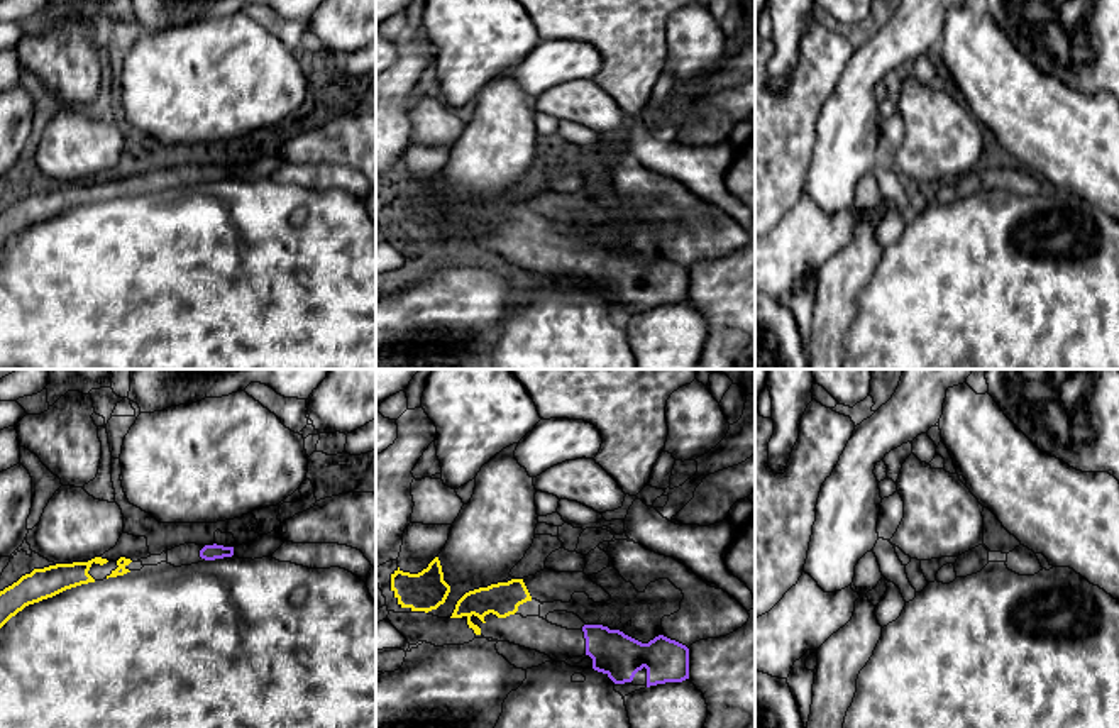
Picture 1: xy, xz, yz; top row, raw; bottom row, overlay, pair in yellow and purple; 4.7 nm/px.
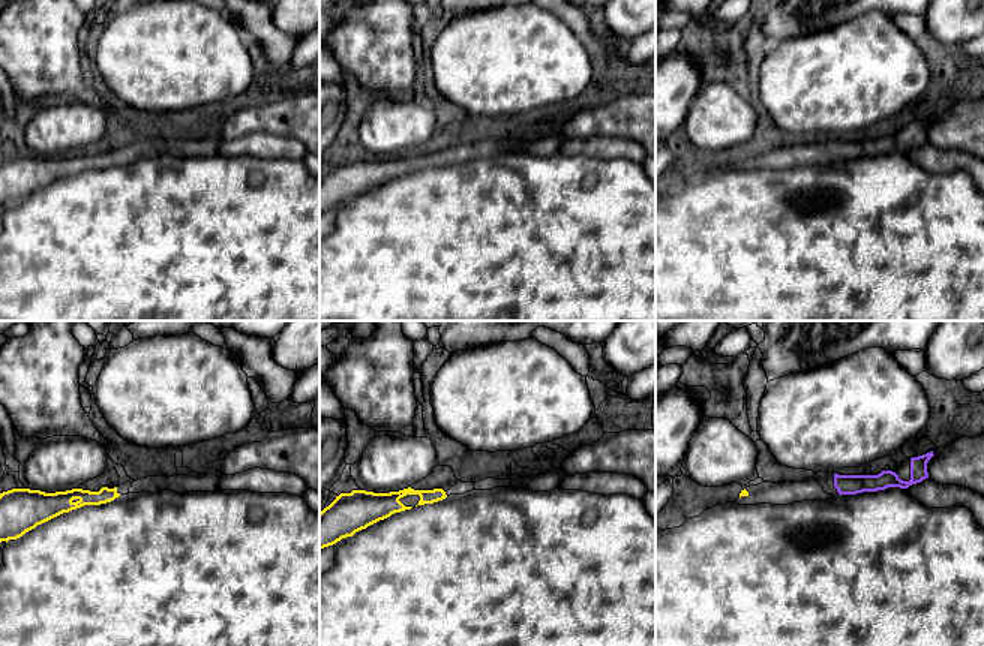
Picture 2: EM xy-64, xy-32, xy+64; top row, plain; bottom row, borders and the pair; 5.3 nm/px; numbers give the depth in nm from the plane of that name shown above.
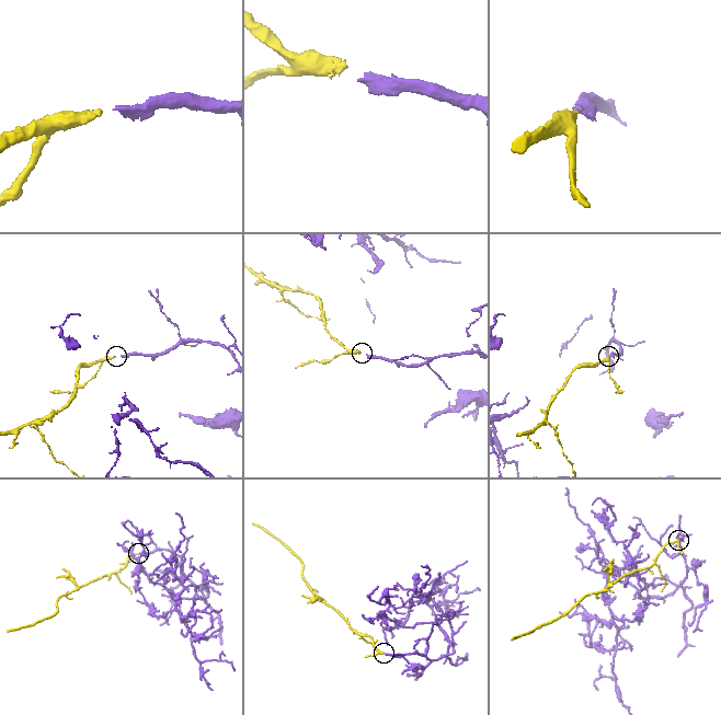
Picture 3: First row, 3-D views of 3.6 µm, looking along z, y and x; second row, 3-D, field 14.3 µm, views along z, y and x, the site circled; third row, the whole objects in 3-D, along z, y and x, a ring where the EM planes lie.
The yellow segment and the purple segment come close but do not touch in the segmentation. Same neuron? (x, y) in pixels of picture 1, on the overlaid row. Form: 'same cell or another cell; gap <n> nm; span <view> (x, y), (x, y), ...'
same cell; gap 280 nm; span xz (530, 600), (583, 627)

